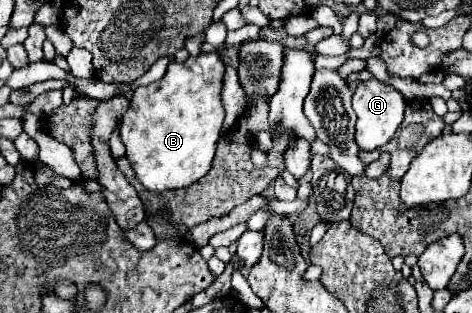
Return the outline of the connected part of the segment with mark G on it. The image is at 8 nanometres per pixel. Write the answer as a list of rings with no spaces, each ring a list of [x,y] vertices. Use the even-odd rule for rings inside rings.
[[[379,79],[361,81],[353,93],[353,109],[357,113],[357,145],[365,151],[373,151],[381,145],[385,145],[403,123],[403,111],[405,111],[405,97],[391,85],[381,83]]]

